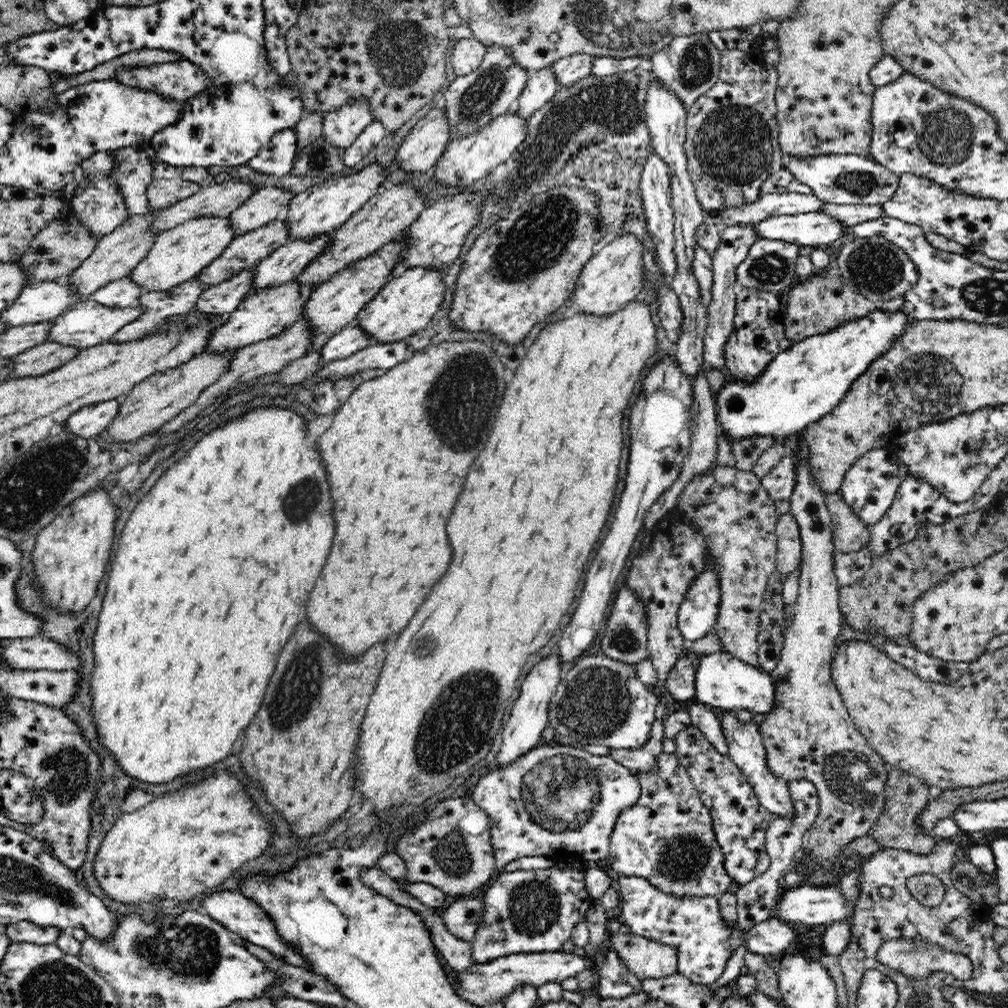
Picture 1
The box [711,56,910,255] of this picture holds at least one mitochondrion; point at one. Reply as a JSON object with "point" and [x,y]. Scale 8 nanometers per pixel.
{"point":[856,183]}

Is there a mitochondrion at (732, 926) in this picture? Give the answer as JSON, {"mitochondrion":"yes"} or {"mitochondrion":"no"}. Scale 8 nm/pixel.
{"mitochondrion":"no"}

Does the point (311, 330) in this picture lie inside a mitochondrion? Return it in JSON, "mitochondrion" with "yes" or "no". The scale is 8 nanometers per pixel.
{"mitochondrion":"no"}

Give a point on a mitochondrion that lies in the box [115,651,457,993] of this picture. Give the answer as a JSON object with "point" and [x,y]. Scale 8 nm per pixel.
{"point":[181,949]}

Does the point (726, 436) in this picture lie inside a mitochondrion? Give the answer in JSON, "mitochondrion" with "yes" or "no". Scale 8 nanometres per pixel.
{"mitochondrion":"no"}

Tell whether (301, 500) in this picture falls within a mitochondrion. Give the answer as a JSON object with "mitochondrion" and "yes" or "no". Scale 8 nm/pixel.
{"mitochondrion":"yes"}

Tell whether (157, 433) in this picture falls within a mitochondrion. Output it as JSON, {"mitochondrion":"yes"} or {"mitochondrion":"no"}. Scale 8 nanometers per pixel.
{"mitochondrion":"no"}

